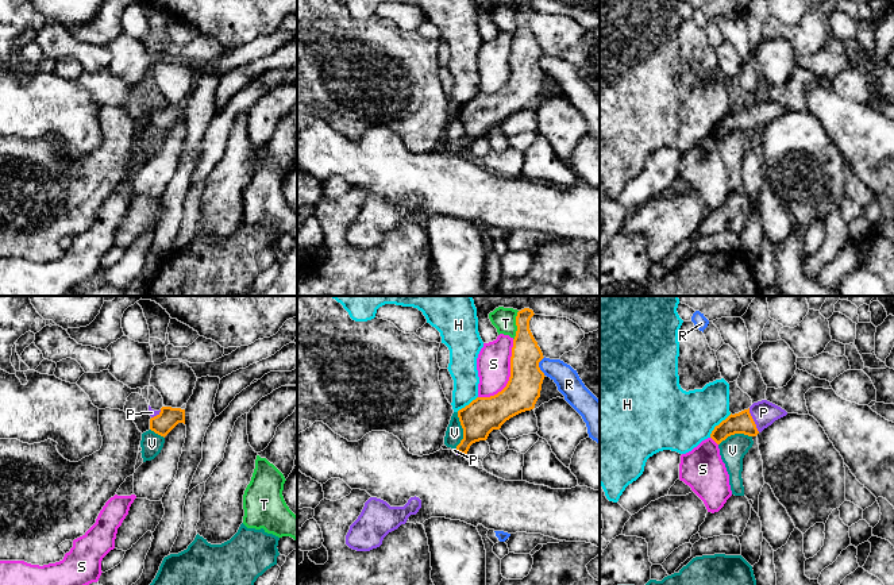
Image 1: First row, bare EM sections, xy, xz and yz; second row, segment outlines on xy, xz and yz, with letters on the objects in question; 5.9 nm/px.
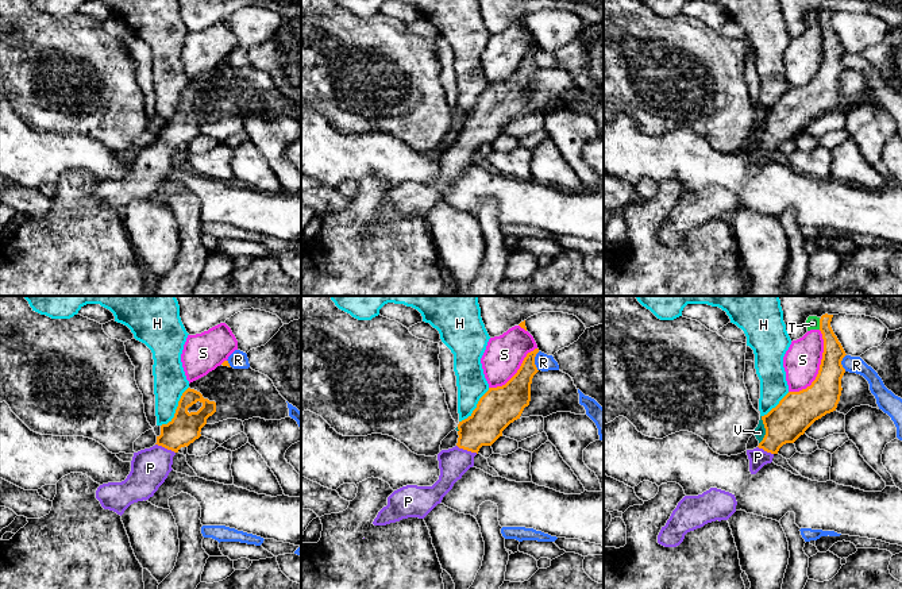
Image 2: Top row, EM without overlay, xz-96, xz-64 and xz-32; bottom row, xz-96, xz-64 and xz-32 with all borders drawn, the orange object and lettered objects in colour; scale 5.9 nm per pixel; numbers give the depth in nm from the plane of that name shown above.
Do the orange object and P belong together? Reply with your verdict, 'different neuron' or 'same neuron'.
same neuron

